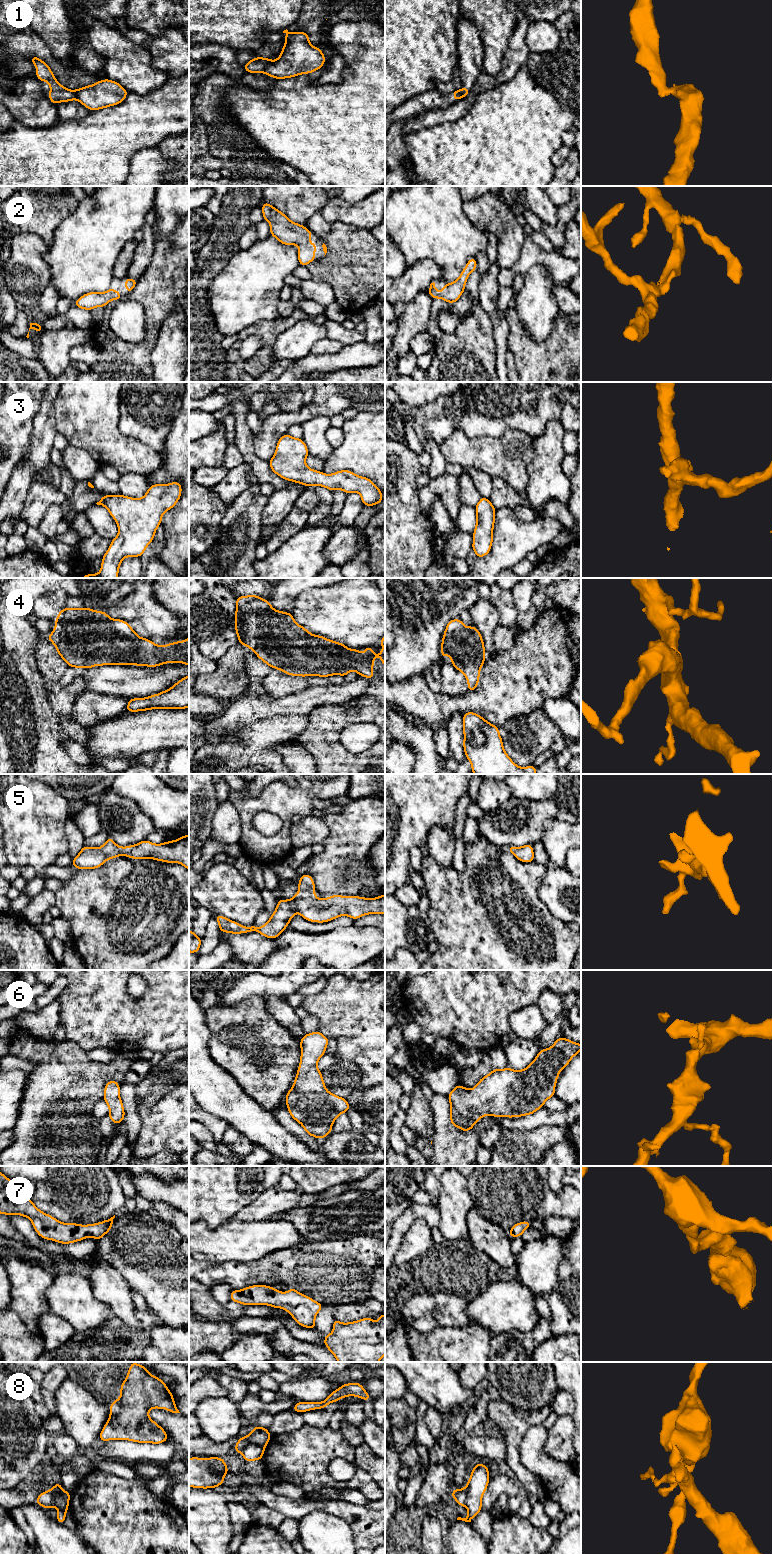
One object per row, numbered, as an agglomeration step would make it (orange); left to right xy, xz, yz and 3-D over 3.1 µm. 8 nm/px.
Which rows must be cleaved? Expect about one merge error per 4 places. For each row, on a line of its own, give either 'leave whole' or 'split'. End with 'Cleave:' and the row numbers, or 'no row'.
1: split
2: leave whole
3: leave whole
4: leave whole
5: leave whole
6: leave whole
7: leave whole
8: split
Cleave: 1, 8

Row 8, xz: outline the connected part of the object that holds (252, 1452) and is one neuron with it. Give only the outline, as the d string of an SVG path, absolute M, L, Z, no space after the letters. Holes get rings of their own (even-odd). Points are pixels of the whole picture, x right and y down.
M249 1444L243 1449L241 1454L245 1462L255 1461L255 1460L262 1460L264 1451L265 1447L263 1446L256 1444Z

